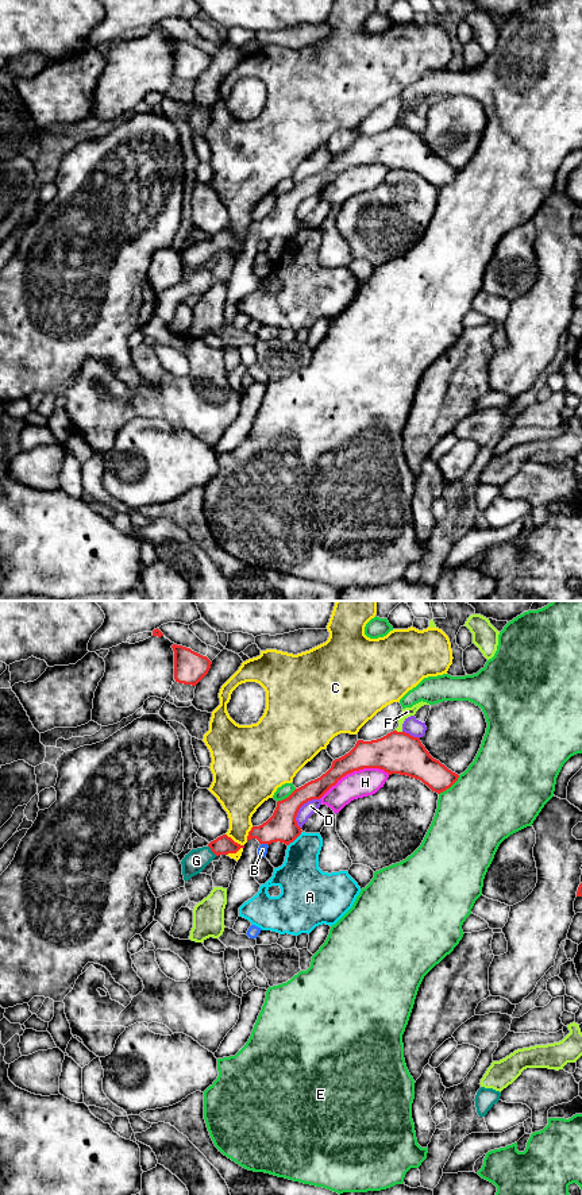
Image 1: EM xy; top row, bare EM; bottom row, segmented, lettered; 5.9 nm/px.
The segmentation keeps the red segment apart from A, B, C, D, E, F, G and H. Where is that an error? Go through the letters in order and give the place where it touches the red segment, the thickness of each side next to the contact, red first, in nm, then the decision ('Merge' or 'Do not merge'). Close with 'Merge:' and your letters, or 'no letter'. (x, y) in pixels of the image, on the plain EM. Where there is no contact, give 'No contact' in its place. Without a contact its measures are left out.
A: Touches red at xy (295, 234). Thickness 180 nm (red) against 260 nm. Do not merge
B: Touches red at xy (265, 238). Thickness 180 nm (red) against 60 nm. Do not merge
C: Touches red at xy (236, 238). Thickness 110 nm (red) against 220 nm. Do not merge
D: Touches red at xy (299, 204). Thickness 180 nm (red) against 80 nm. Do not merge
E: Touches red at xy (450, 181). Thickness 190 nm (red) against 460 nm. Do not merge
F: Touches red at xy (399, 127). Thickness 260 nm (red) against 60 nm. Do not merge
G: Touches red at xy (212, 246). Thickness 110 nm (red) against 140 nm. Merge
H: Touches red at xy (354, 165). Thickness 220 nm (red) against 160 nm. Do not merge
Merge: G

